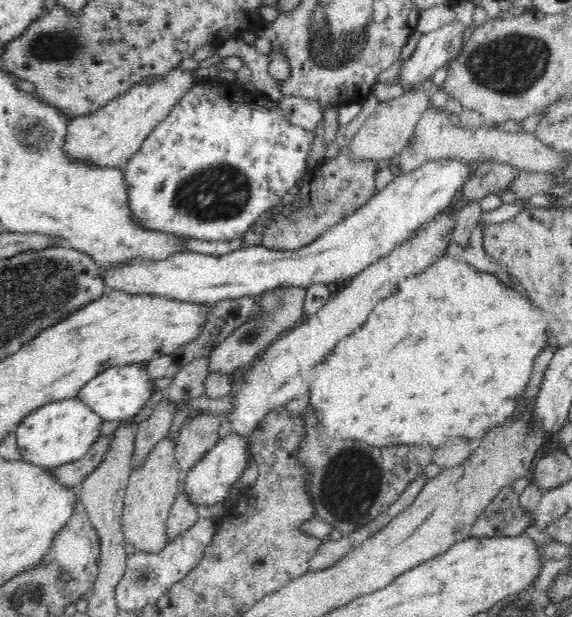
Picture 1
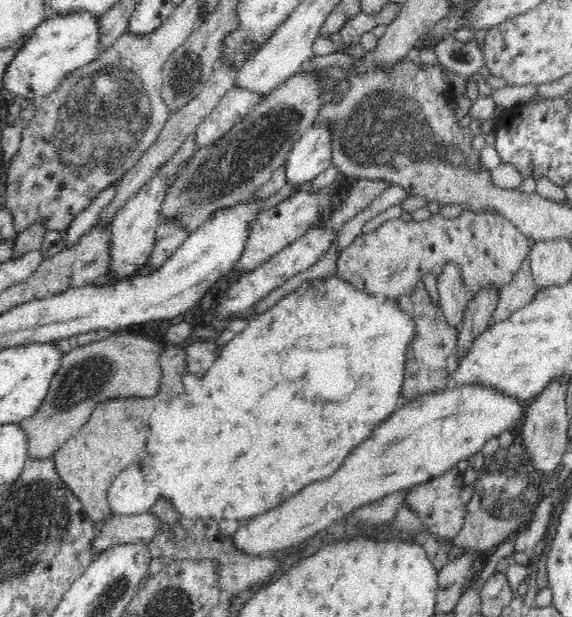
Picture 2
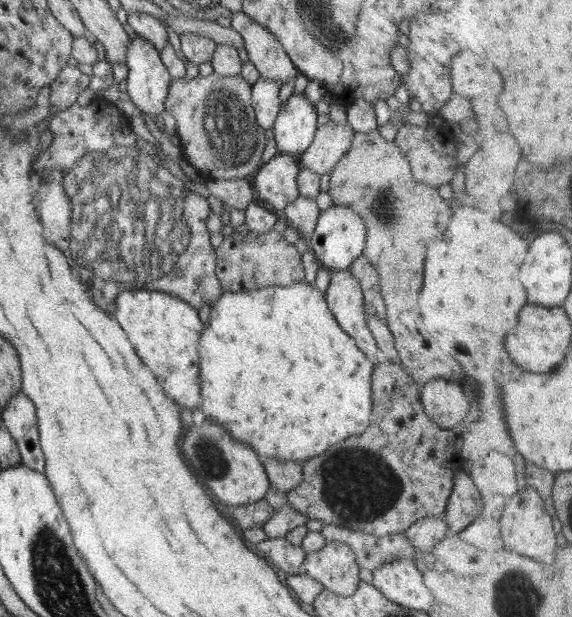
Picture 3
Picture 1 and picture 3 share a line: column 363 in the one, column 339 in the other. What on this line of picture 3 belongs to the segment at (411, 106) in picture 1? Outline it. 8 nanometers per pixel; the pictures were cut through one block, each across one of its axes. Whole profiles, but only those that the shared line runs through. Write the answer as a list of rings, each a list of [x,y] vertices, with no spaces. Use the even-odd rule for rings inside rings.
[[[330,121],[326,125],[318,126],[312,145],[298,156],[300,167],[320,176],[332,173],[337,162],[346,154],[346,151],[350,149],[353,134],[354,130],[348,122],[336,125]]]

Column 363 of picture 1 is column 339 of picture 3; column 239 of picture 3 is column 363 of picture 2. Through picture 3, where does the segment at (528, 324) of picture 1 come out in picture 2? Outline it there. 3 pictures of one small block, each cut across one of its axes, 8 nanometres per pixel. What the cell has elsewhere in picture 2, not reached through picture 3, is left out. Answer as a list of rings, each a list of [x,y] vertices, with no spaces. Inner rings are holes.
[[[337,275],[311,279],[302,283],[296,290],[287,292],[268,310],[249,320],[248,326],[241,330],[230,342],[227,342],[218,352],[216,360],[206,369],[204,376],[199,377],[186,370],[182,376],[185,387],[184,396],[176,396],[166,404],[156,404],[148,424],[148,442],[144,448],[144,456],[138,456],[138,463],[143,465],[146,472],[142,473],[142,488],[136,490],[144,498],[146,512],[158,499],[166,499],[172,503],[175,511],[188,518],[213,518],[220,520],[251,519],[259,514],[268,512],[270,508],[282,504],[306,484],[332,476],[344,458],[364,442],[372,430],[384,422],[396,410],[398,394],[402,390],[404,380],[404,364],[408,343],[415,335],[415,322],[397,305],[396,299],[385,298],[376,294],[365,293]]]

